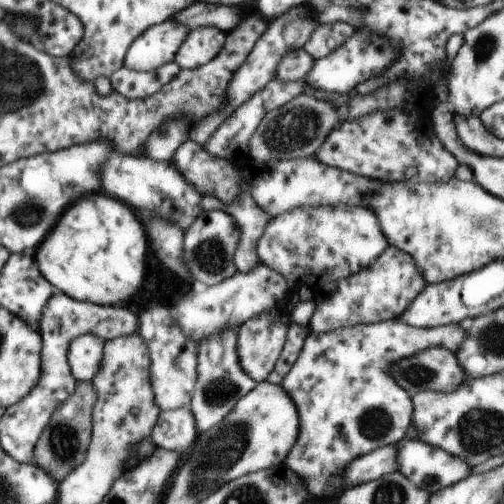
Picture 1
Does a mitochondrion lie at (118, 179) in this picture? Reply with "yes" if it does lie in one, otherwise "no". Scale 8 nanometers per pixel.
no

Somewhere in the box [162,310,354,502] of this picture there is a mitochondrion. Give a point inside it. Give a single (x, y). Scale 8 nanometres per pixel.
(228, 445)

